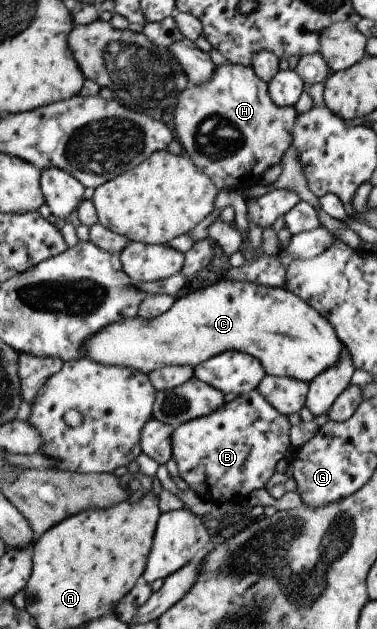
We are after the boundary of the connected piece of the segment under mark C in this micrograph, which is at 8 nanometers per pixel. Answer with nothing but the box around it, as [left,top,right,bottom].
[84,280,343,383]

